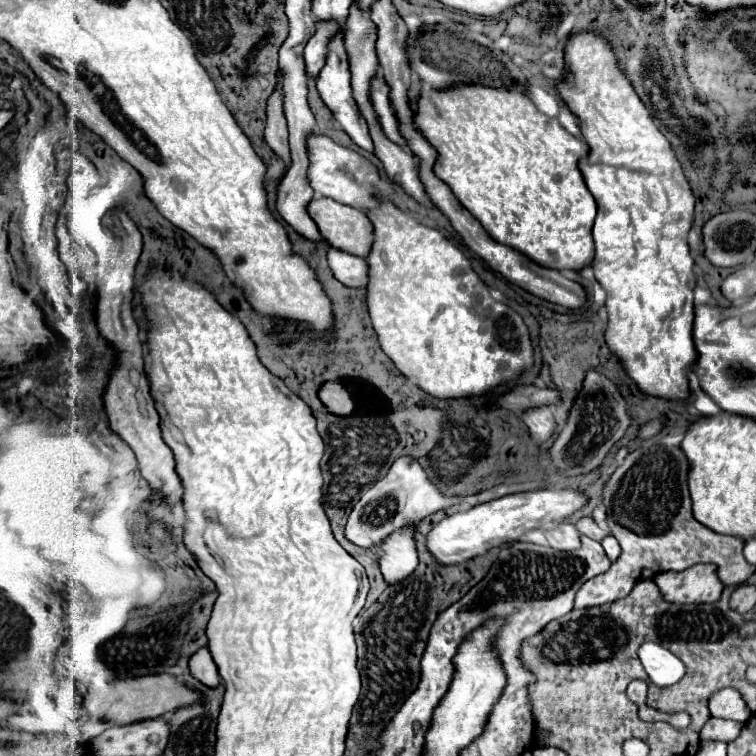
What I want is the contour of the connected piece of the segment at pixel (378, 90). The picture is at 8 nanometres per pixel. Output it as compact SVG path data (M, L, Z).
M380 74L372 80L372 104L374 104L374 110L378 114L378 120L380 120L380 126L382 126L384 134L392 142L404 146L404 138L398 132L398 122L396 122L394 110L392 110L390 100L388 100L388 86L386 86L386 82Z

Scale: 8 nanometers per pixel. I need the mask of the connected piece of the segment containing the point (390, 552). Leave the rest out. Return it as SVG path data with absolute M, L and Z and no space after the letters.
M414 526L402 528L390 538L386 538L382 548L384 548L384 556L380 558L380 566L382 566L384 580L388 584L402 582L418 566Z

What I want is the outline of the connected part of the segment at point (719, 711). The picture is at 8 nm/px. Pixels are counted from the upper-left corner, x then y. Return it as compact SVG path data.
M736 690L714 694L714 698L708 704L710 704L710 714L714 718L726 718L744 724L752 716L752 712L748 710L748 706L744 706L744 700Z

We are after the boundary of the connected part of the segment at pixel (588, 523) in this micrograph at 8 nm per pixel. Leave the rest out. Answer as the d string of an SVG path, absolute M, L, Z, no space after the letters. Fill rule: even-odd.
M590 516L580 518L580 520L576 522L576 528L580 530L580 534L584 534L584 536L596 540L596 542L600 542L600 540L606 536L606 532L604 532L604 530L602 530Z

